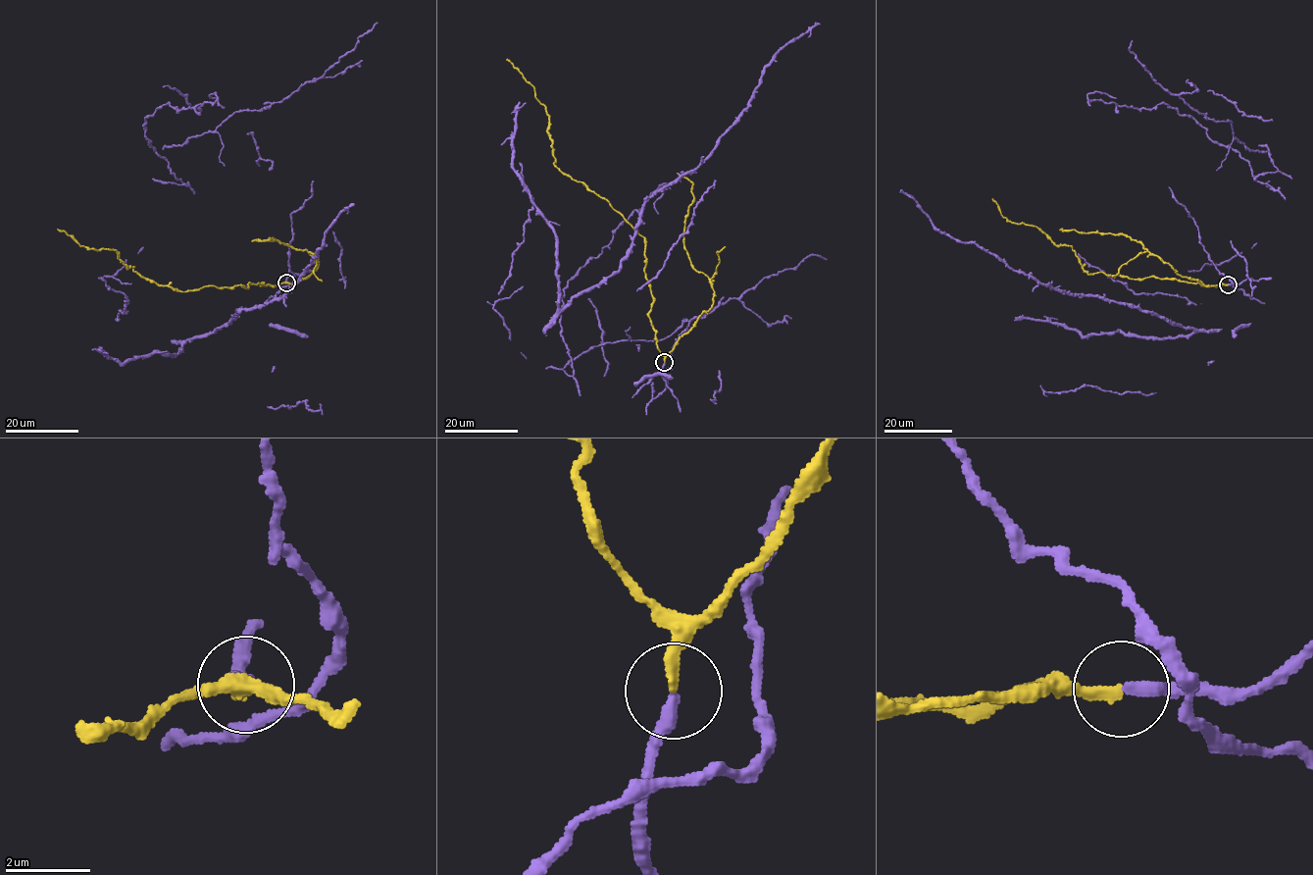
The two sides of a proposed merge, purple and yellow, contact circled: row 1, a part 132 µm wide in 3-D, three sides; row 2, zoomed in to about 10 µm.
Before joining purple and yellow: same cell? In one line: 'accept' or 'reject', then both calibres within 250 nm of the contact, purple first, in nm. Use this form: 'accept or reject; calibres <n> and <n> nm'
accept; calibres 320 and 240 nm

